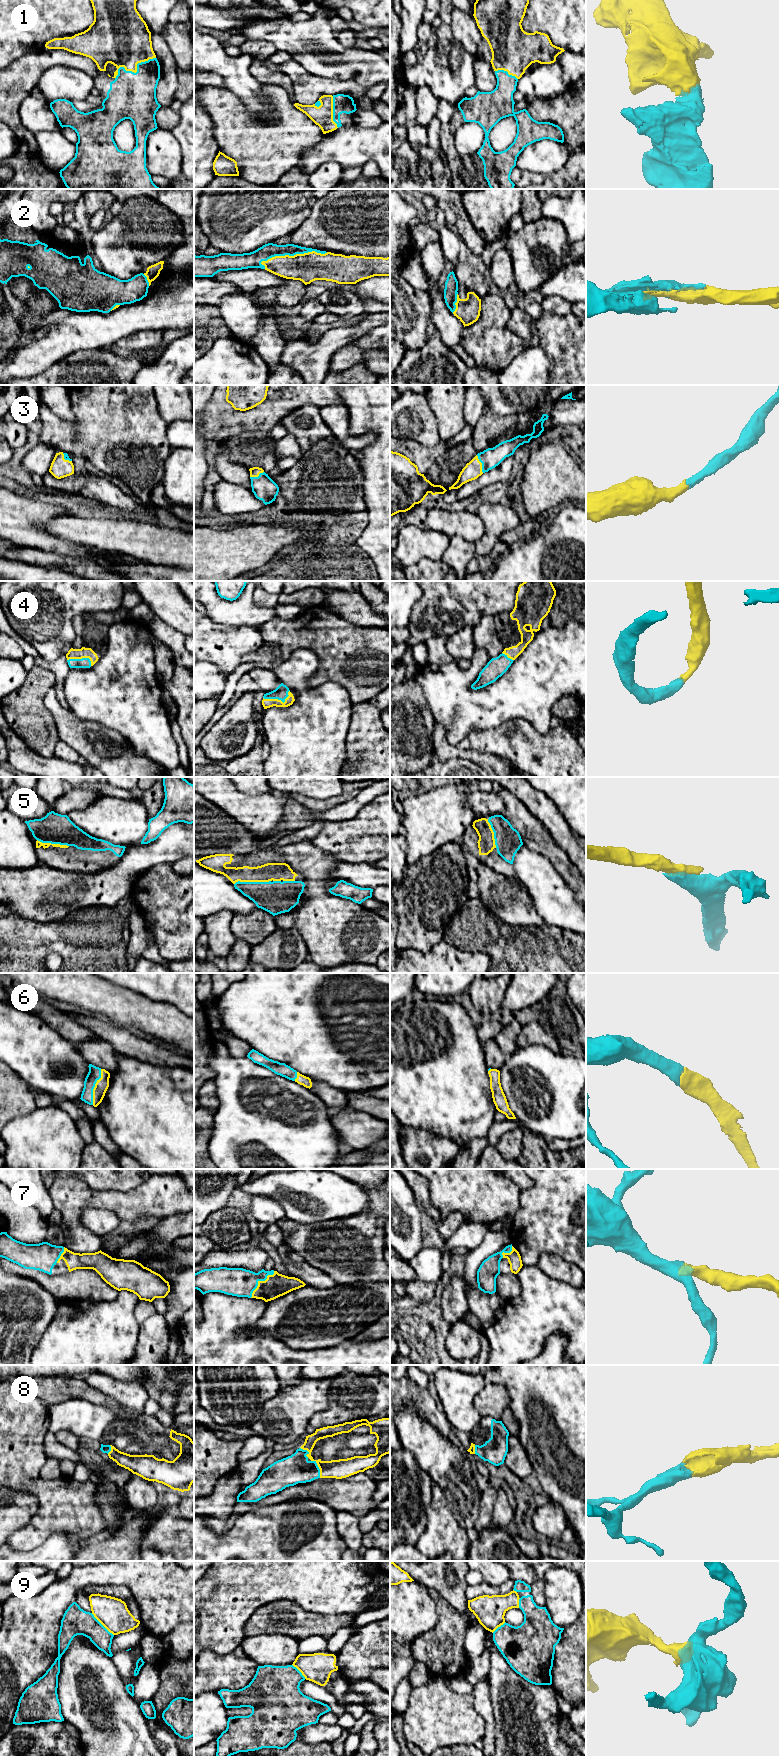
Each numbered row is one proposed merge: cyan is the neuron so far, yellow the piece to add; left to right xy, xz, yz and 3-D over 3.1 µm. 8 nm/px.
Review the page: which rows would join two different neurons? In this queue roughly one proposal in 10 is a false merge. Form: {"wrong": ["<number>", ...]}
{"wrong": []}

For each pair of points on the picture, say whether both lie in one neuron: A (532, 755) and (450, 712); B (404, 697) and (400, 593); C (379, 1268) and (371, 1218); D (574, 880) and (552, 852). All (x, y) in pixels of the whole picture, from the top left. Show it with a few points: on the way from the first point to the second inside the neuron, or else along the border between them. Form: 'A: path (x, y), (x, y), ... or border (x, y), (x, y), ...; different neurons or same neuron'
A: border (507, 721), (484, 730), (473, 730), (467, 737); different neurons
B: border (406, 678), (413, 678), (420, 686), (423, 695); different neurons
C: path (372, 1256), (371, 1230); same neuron
D: path (570, 873), (559, 859); same neuron

